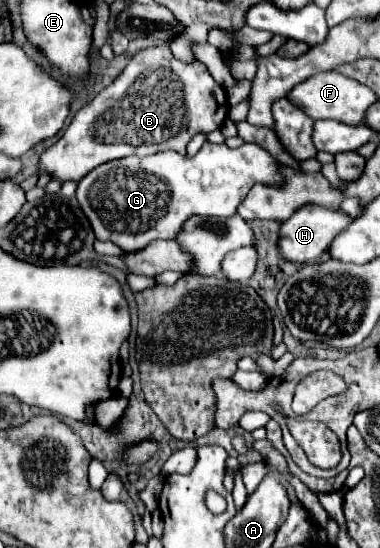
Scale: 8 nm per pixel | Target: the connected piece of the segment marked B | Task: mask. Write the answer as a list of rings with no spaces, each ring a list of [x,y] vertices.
[[[163,43],[157,47],[147,47],[129,59],[127,67],[109,87],[105,87],[93,101],[77,111],[63,139],[59,139],[51,149],[41,155],[41,169],[49,171],[59,181],[81,181],[89,171],[113,159],[123,159],[129,155],[145,157],[167,149],[185,155],[187,143],[201,131],[219,129],[227,117],[227,111],[229,107],[225,89],[211,77],[207,65],[199,61],[179,61],[173,57],[169,45]]]

